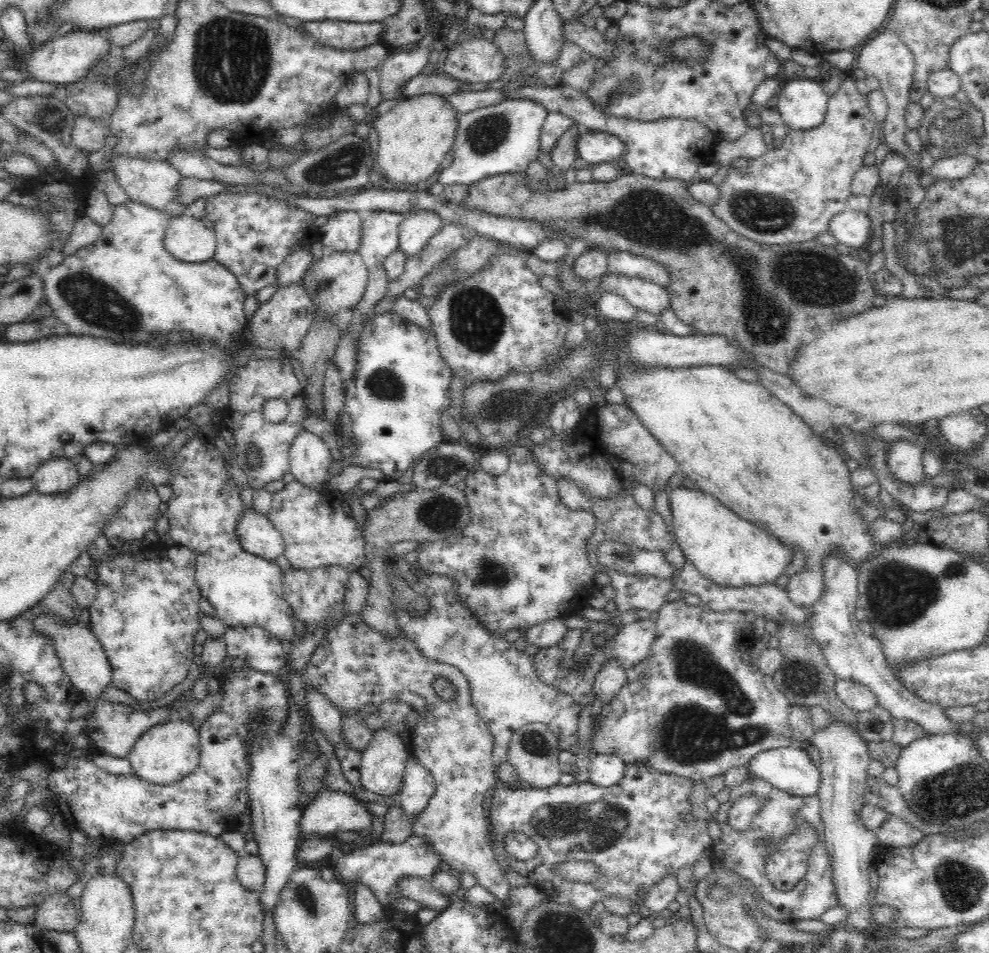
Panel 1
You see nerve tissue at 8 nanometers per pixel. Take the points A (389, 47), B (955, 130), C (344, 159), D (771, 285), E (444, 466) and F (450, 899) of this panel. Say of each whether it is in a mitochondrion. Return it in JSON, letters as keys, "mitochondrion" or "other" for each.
{"A":"other","B":"mitochondrion","C":"mitochondrion","D":"mitochondrion","E":"mitochondrion","F":"other"}

